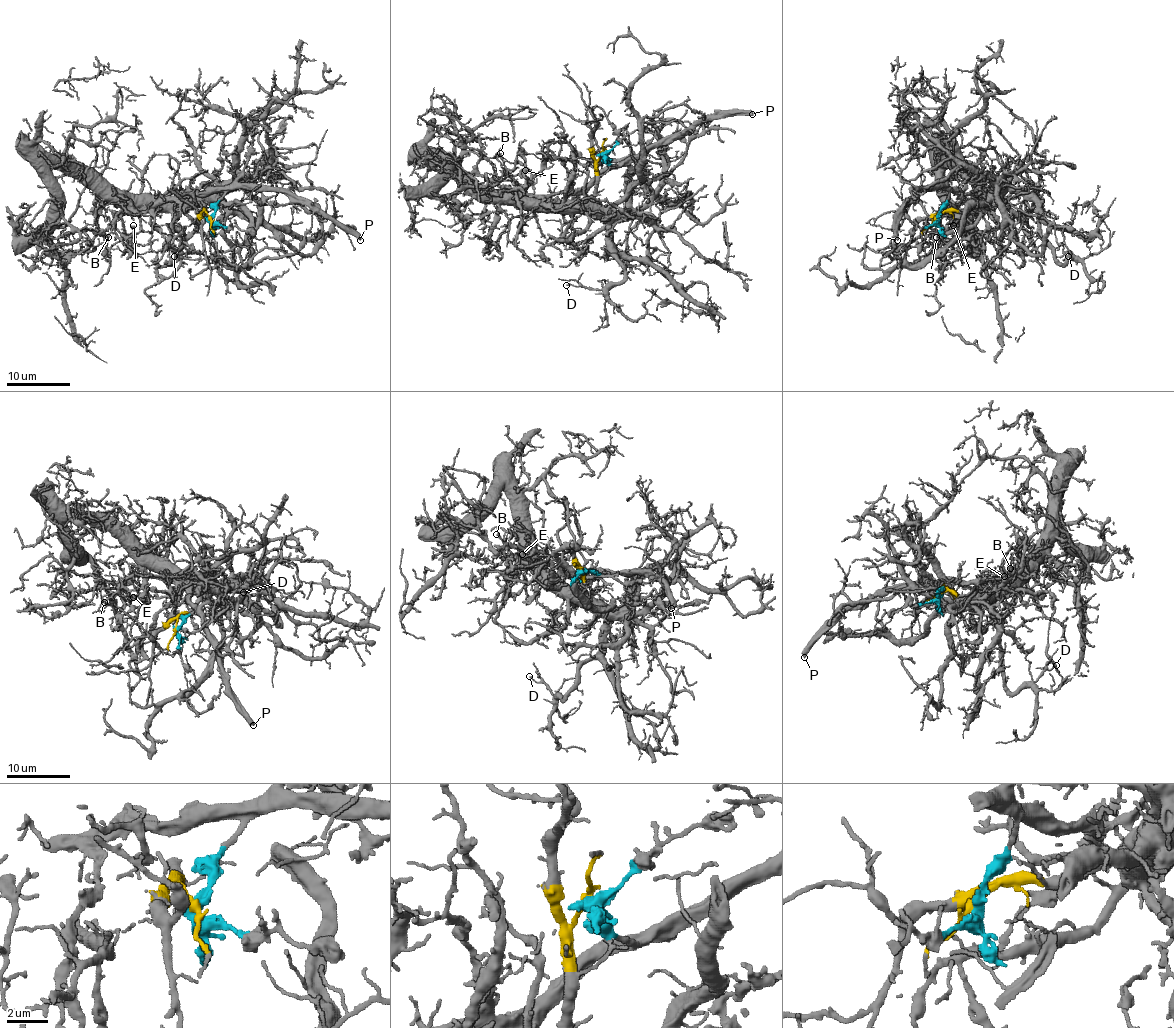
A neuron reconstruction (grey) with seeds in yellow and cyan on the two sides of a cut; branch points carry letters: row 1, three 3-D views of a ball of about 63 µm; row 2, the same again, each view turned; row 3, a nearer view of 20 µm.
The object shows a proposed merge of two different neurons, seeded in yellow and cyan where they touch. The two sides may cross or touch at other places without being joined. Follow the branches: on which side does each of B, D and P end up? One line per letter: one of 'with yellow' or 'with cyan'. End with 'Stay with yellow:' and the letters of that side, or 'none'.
B: with yellow
D: with yellow
P: with cyan
Stay with yellow: B, D

